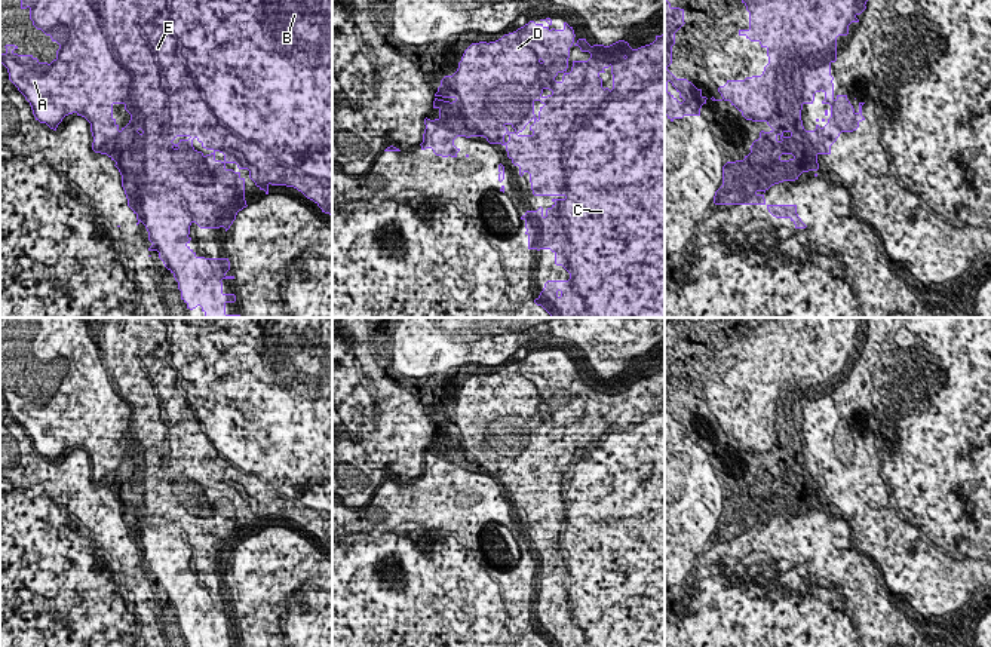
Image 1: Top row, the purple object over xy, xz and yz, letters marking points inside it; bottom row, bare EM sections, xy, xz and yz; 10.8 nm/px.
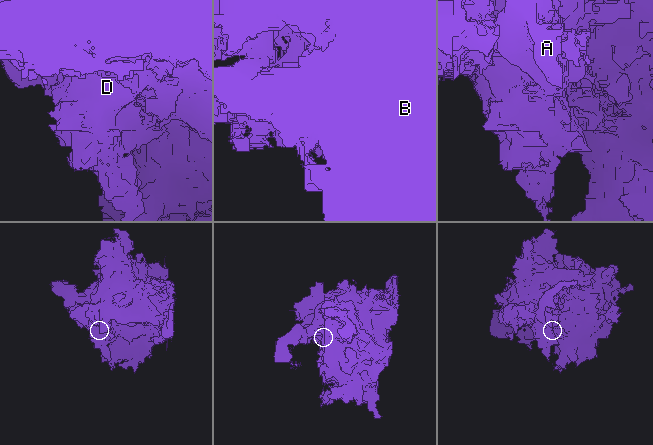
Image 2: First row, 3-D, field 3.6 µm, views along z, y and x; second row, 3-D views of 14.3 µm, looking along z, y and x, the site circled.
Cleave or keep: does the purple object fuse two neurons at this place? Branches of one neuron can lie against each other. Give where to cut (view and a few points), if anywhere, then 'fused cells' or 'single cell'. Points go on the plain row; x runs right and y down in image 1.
cut xy (82, 318), (100, 367), (126, 405), (125, 435); fused cells

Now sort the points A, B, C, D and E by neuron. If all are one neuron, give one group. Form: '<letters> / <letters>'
A / B C D E

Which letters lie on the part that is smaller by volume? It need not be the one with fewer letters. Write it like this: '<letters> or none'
A

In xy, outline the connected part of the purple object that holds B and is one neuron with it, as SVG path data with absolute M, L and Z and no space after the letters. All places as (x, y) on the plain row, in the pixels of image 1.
M83 318L83 321L86 322L89 338L98 346L98 359L101 362L101 368L107 372L107 380L110 380L114 386L116 395L128 405L128 430L125 432L125 442L131 447L132 460L126 462L125 475L116 476L114 482L114 499L122 508L122 519L128 531L128 539L136 548L136 558L139 555L145 558L148 573L153 576L148 583L159 585L159 591L178 614L181 632L187 637L187 641L193 643L200 638L205 647L225 647L225 637L236 634L234 626L223 625L221 613L234 611L234 608L225 607L230 602L230 594L228 591L197 589L196 585L188 579L191 573L188 567L193 555L196 555L200 561L224 559L227 564L236 552L237 545L248 539L245 533L245 510L240 509L240 505L227 502L227 496L236 496L239 502L248 502L249 510L260 522L264 522L266 527L269 527L270 516L294 519L307 531L313 533L322 542L322 545L332 548L332 318Z

